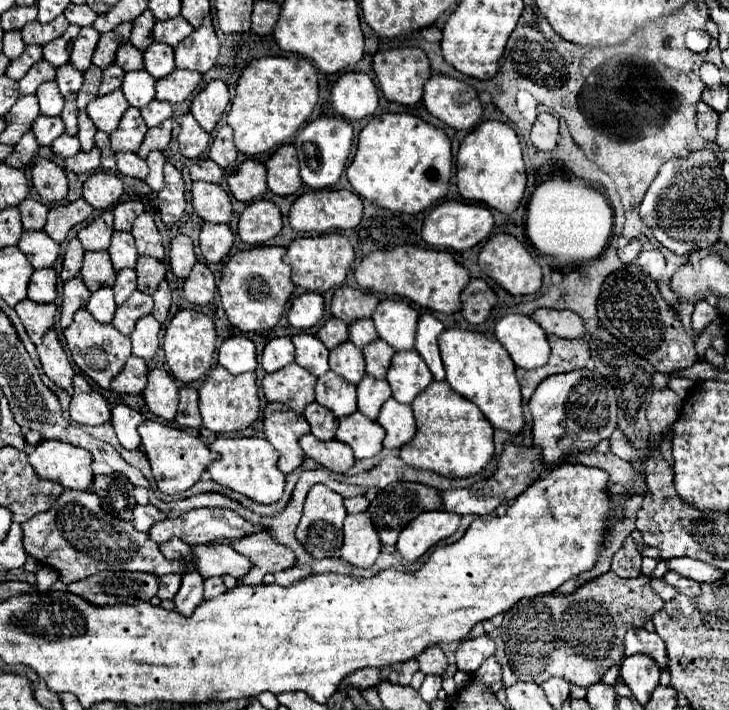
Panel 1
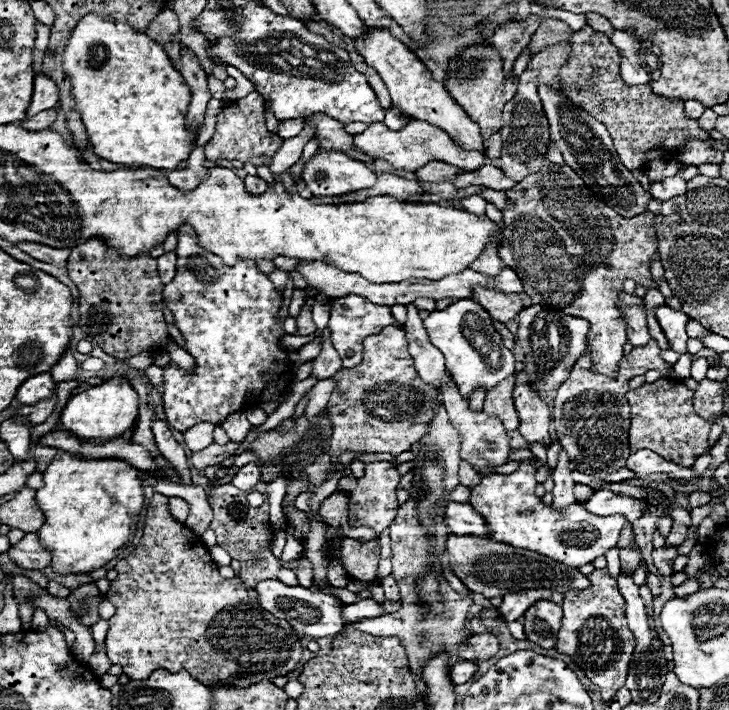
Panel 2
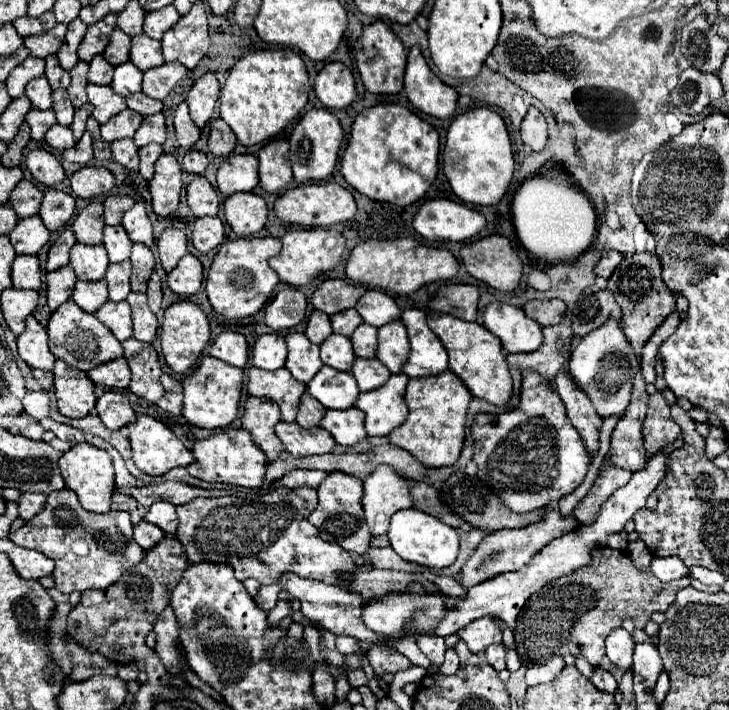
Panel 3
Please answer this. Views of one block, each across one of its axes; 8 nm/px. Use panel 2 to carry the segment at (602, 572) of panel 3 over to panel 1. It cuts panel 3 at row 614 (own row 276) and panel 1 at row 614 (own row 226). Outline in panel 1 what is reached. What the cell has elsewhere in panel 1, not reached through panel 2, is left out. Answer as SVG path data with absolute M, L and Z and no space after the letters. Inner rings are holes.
M614 572L598 576L582 586L578 586L570 594L542 594L536 598L524 598L508 612L504 612L504 622L500 626L504 652L508 656L508 664L522 682L542 684L552 676L560 676L570 684L588 688L604 676L608 668L622 662L624 658L624 634L628 628L642 628L652 616L664 606L664 600L652 590L650 578L640 574L634 580L624 580Z

